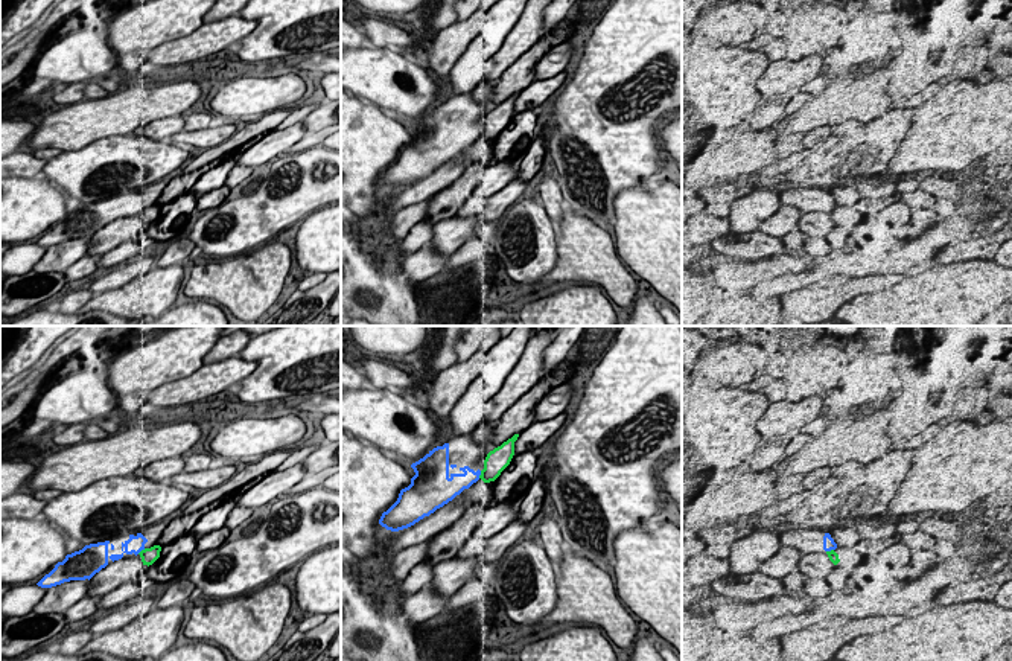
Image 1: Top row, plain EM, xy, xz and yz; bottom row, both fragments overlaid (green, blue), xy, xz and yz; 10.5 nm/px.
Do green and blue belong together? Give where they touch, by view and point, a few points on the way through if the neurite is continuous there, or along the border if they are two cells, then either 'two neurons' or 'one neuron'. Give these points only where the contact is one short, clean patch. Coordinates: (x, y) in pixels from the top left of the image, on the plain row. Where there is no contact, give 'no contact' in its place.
meets green in xy at (142, 209); two neurons

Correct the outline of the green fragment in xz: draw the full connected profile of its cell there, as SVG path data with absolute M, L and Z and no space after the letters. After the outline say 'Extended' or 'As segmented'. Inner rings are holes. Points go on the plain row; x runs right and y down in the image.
M514 93L511 97L487 113L484 119L484 128L479 134L484 142L495 140L501 134L501 131L510 123L514 114L514 101L517 99L517 96L519 93Z. As segmented

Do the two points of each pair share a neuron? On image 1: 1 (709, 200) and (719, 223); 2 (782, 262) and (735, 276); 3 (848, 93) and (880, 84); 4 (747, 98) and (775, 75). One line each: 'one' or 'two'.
1: two
2: one
3: one
4: two

